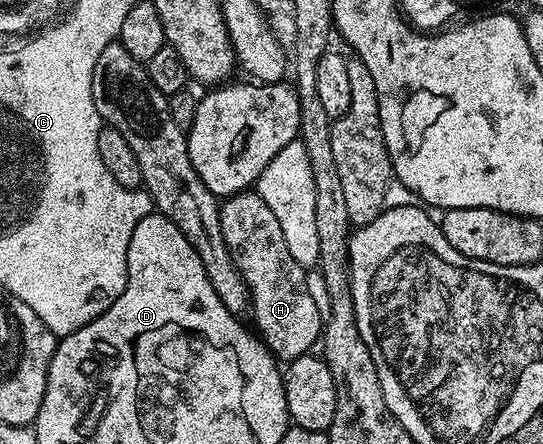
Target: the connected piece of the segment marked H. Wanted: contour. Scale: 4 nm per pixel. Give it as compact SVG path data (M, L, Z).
M243 192L232 197L225 197L220 207L220 223L222 236L232 254L232 260L241 280L248 286L250 318L256 321L259 337L273 355L280 360L300 358L313 349L312 345L322 338L322 310L316 307L316 298L308 287L305 267L290 256L290 248L286 244L286 236L282 236L282 224L278 224L274 212L270 212L266 200L262 200L255 192Z

